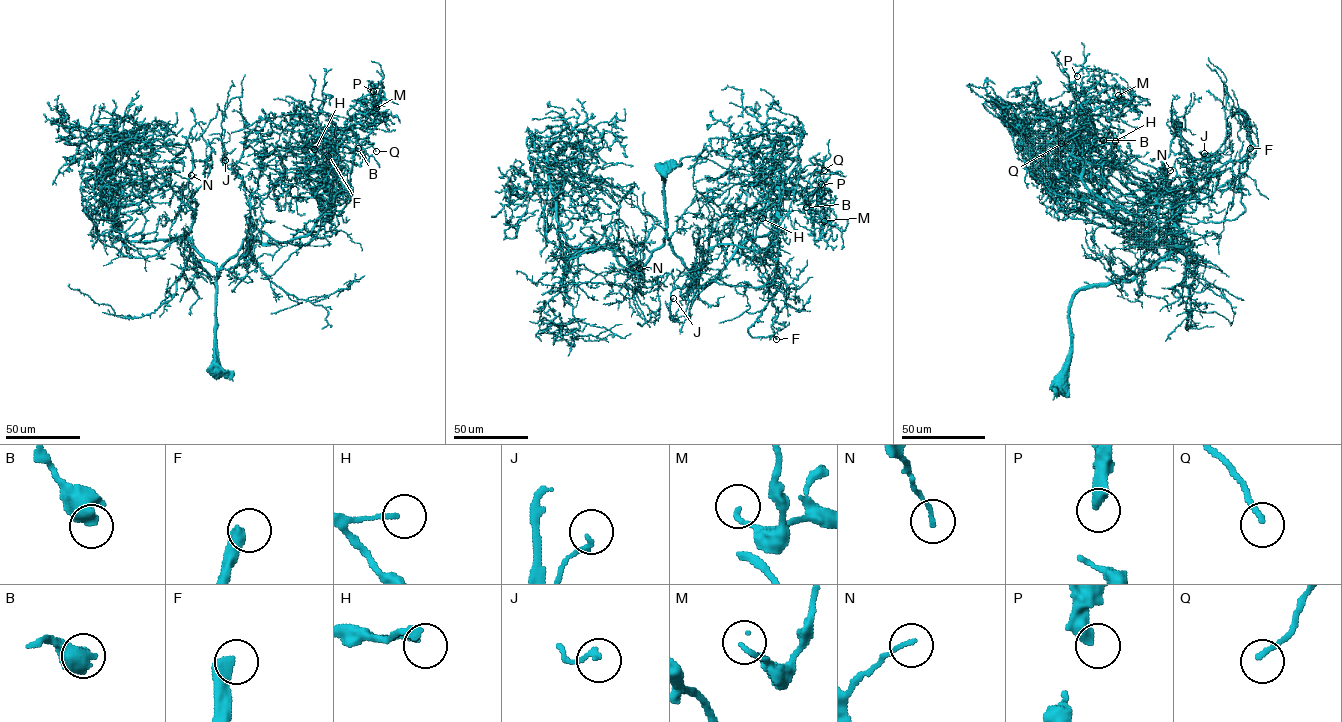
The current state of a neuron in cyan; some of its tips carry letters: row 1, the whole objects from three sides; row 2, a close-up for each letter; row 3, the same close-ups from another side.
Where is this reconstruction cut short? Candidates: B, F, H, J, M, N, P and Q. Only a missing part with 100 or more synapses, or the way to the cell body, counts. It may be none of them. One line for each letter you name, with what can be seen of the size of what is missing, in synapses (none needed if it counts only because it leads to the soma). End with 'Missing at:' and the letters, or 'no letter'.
F: about 400 synapses
Missing at: F

